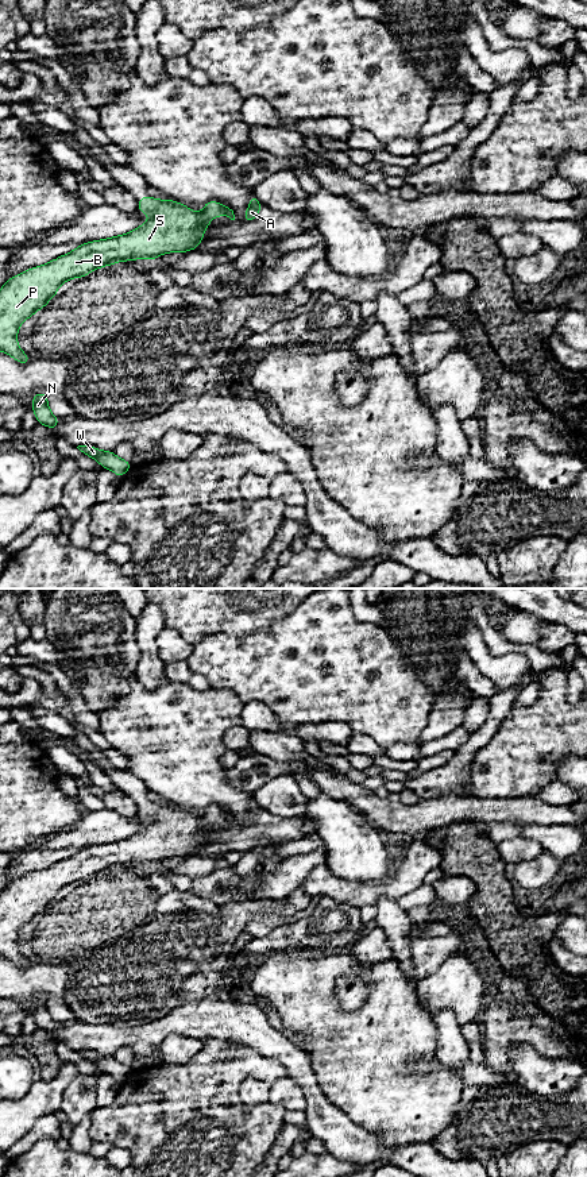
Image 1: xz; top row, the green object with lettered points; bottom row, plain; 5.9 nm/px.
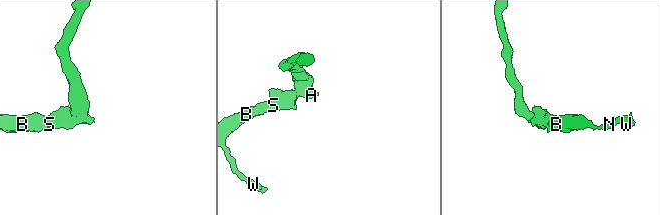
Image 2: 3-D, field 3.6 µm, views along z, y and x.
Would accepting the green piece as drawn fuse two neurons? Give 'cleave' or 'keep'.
cleave

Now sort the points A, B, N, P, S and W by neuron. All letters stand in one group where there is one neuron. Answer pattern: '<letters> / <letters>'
A / B N P S W

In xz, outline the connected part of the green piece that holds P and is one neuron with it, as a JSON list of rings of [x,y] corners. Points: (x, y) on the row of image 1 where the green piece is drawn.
[[[144,196],[138,200],[138,209],[143,215],[150,215],[151,219],[128,234],[86,242],[70,252],[46,262],[43,266],[31,267],[16,277],[5,279],[0,289],[0,351],[22,364],[31,360],[19,347],[18,331],[27,319],[45,308],[57,296],[59,286],[66,281],[82,278],[100,267],[112,266],[117,262],[142,258],[152,261],[169,252],[188,252],[196,250],[205,236],[200,221],[201,212],[192,211],[185,204]]]

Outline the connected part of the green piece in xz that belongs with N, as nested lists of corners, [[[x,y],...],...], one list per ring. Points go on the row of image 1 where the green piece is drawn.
[[[36,393],[31,401],[31,406],[38,424],[42,424],[50,429],[54,429],[59,425],[59,420],[51,413],[49,408],[47,395],[45,393]]]

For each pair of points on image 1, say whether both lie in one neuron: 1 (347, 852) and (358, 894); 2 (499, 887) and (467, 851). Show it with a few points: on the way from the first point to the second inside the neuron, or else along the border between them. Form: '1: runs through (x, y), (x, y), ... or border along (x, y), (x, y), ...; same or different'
1: border along (327, 864), (351, 880), (385, 878); different
2: runs through (491, 878), (477, 860); same

